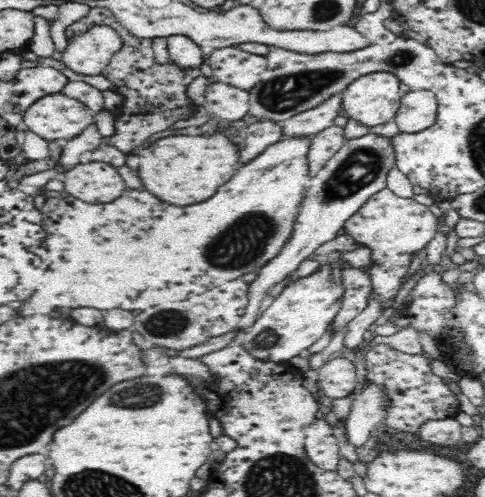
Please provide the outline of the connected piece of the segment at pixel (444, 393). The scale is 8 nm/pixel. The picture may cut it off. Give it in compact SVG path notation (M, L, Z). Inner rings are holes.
M378 344L366 352L366 383L376 383L388 395L387 416L383 422L393 432L416 434L429 420L454 419L460 405L444 378L432 373L428 353L410 355L388 345Z

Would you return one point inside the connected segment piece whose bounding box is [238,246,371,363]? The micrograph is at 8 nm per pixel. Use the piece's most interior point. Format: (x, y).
(294, 320)

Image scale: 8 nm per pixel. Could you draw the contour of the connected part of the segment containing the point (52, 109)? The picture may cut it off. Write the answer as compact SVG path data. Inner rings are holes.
M54 93L36 100L26 109L23 124L46 141L65 143L93 124L95 112L75 98Z

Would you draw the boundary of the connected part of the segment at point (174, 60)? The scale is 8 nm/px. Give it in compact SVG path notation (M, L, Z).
M184 35L166 37L167 49L170 55L171 66L179 70L199 68L203 63L204 48Z

